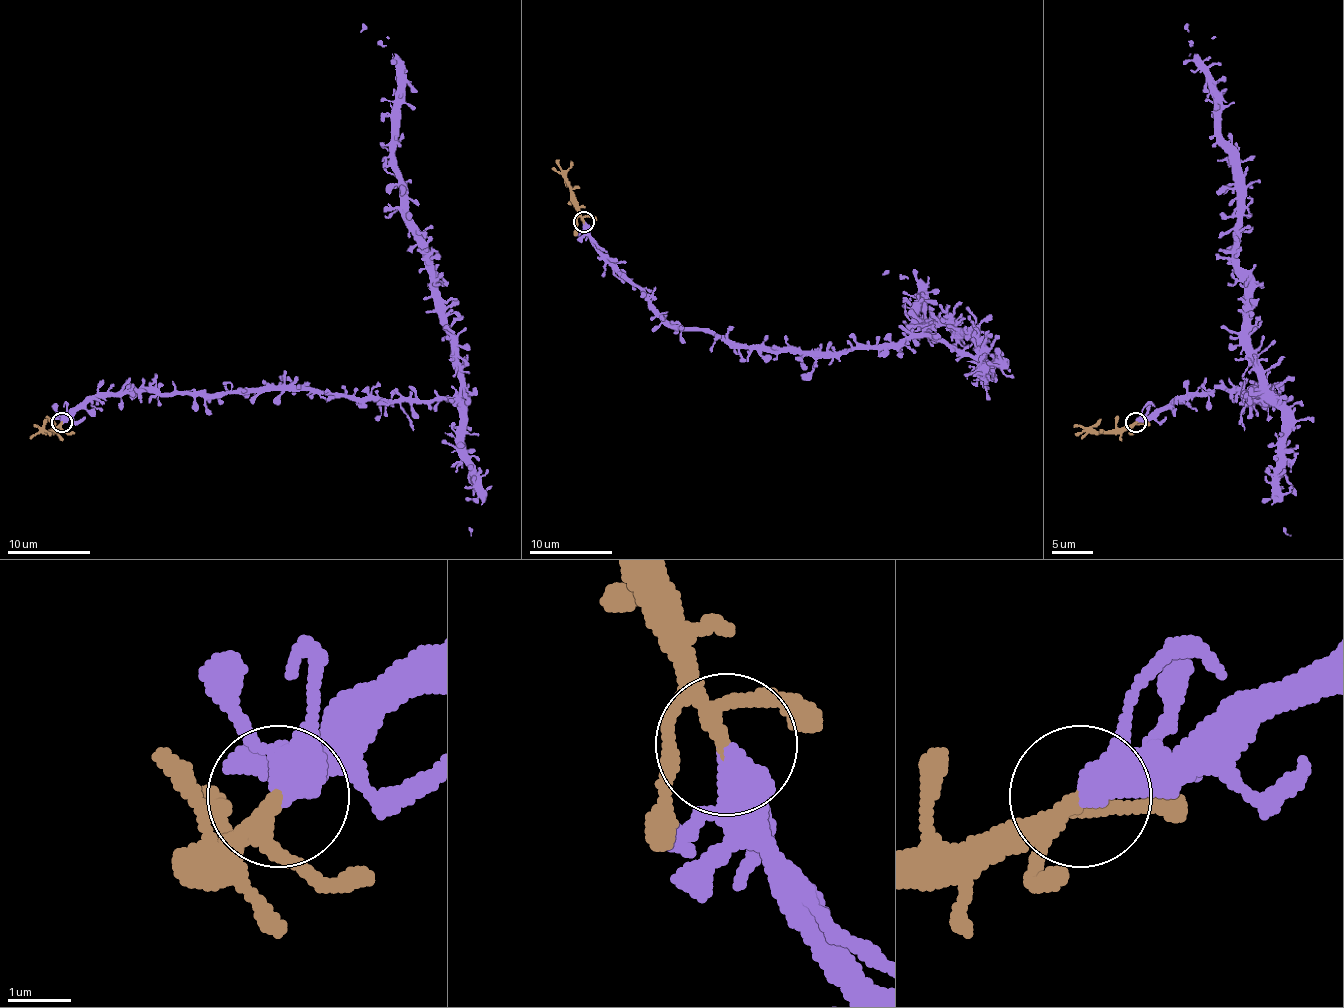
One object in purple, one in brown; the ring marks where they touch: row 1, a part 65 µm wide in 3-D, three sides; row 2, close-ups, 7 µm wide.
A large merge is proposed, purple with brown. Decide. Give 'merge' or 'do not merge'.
merge

